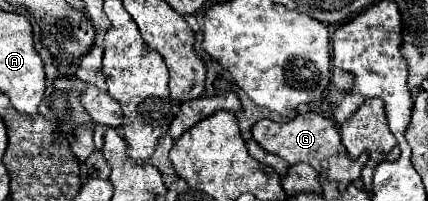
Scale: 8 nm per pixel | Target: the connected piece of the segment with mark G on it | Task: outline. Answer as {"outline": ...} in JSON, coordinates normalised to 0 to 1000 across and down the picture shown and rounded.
{"outline":[[[710,562],[710,572],[692,572],[682,602],[673,612],[645,612],[636,592],[607,592],[593,632],[589,632],[589,692],[626,761],[640,761],[659,791],[668,791],[678,821],[687,811],[720,811],[729,821],[738,851],[752,841],[752,801],[766,801],[766,891],[771,900],[790,900],[790,910],[827,910],[832,891],[841,891],[841,851],[855,821],[855,791],[818,791],[808,731],[794,701],[794,662],[780,622],[780,602],[771,582],[757,582],[748,562]]]}

